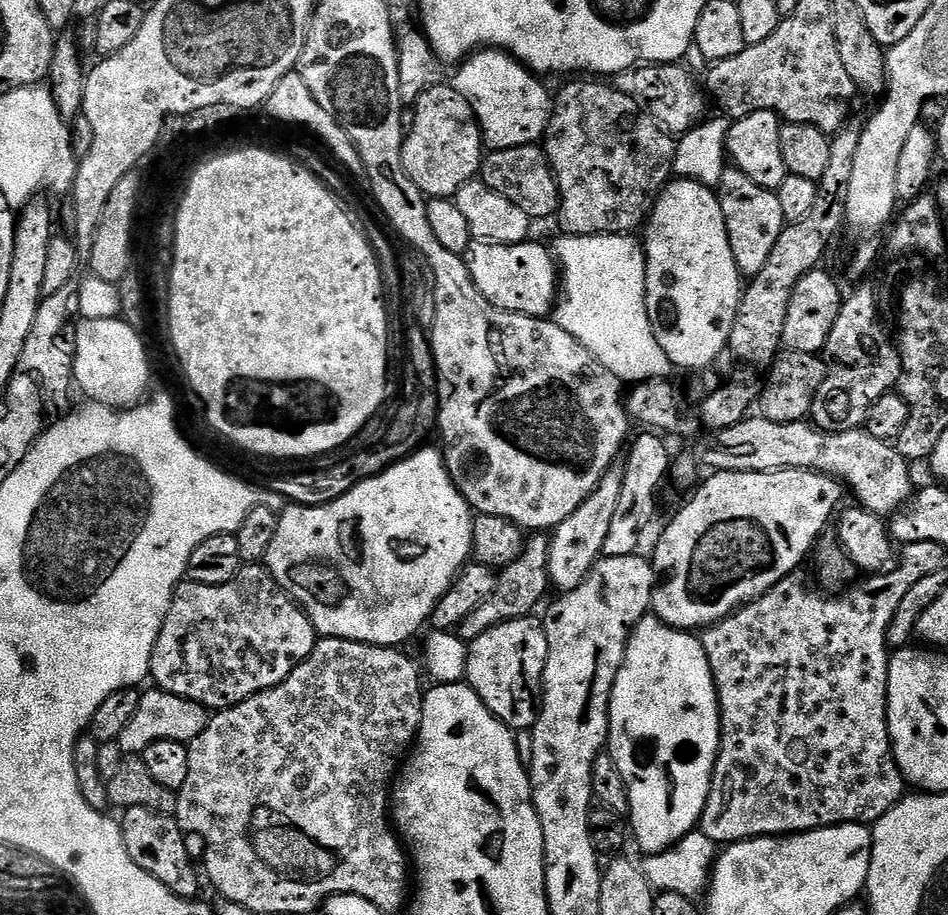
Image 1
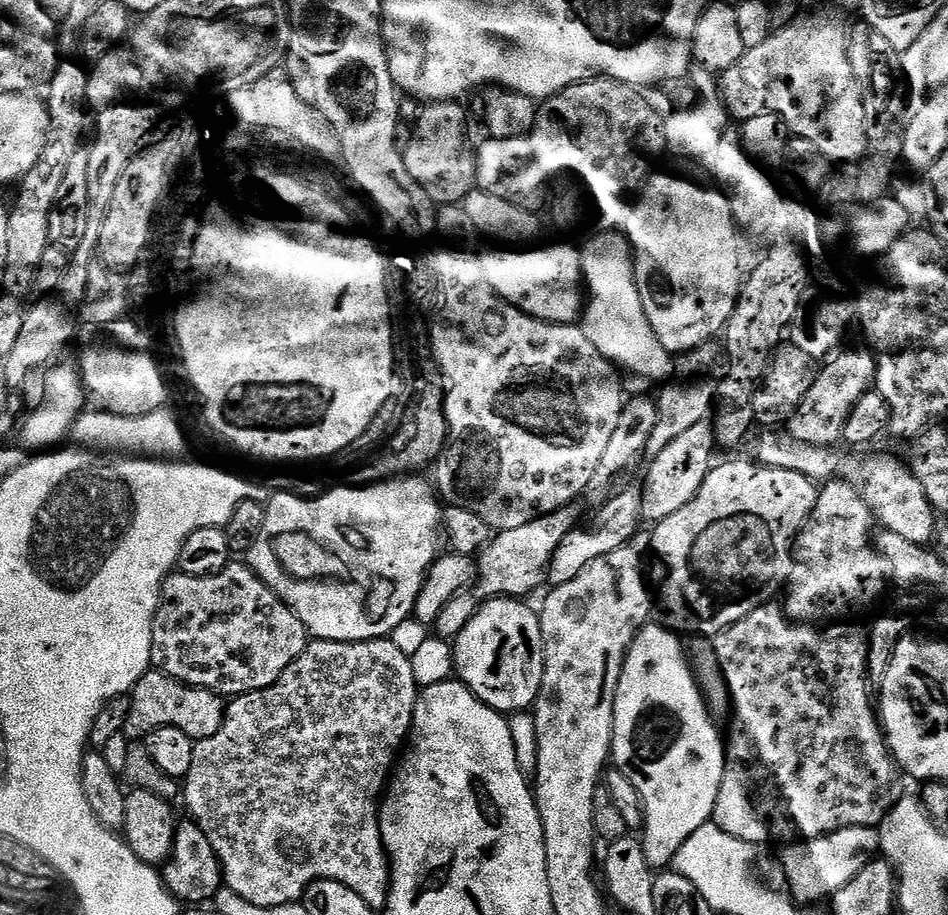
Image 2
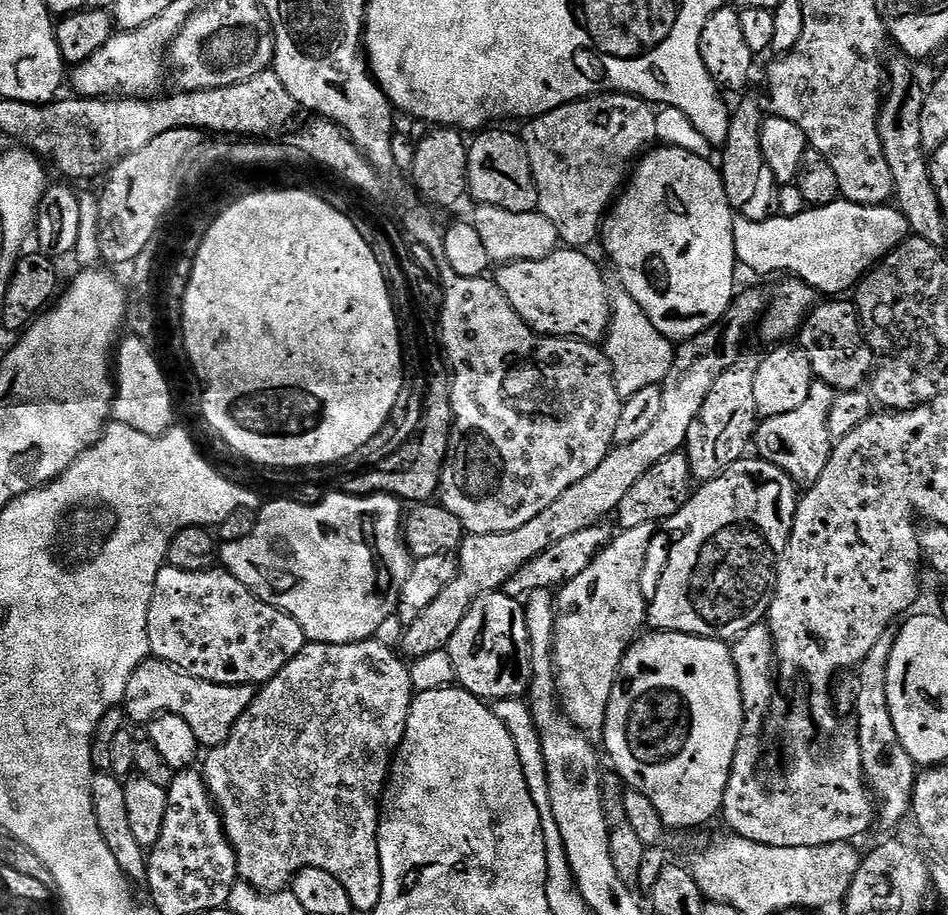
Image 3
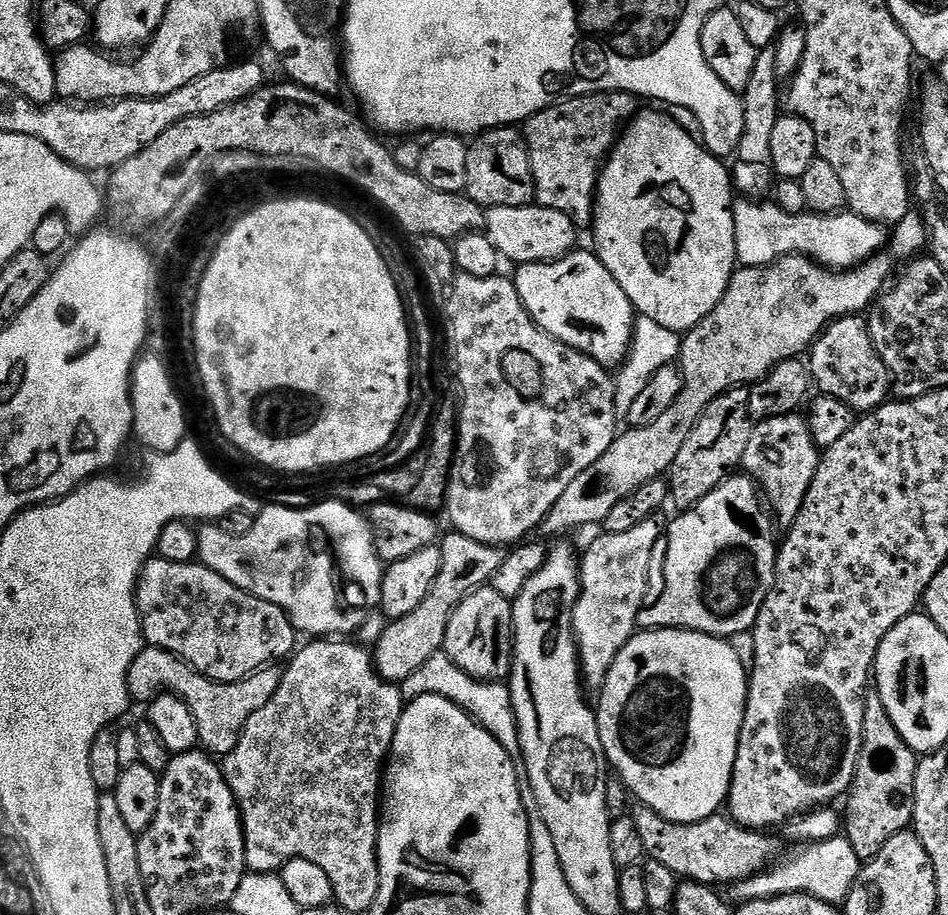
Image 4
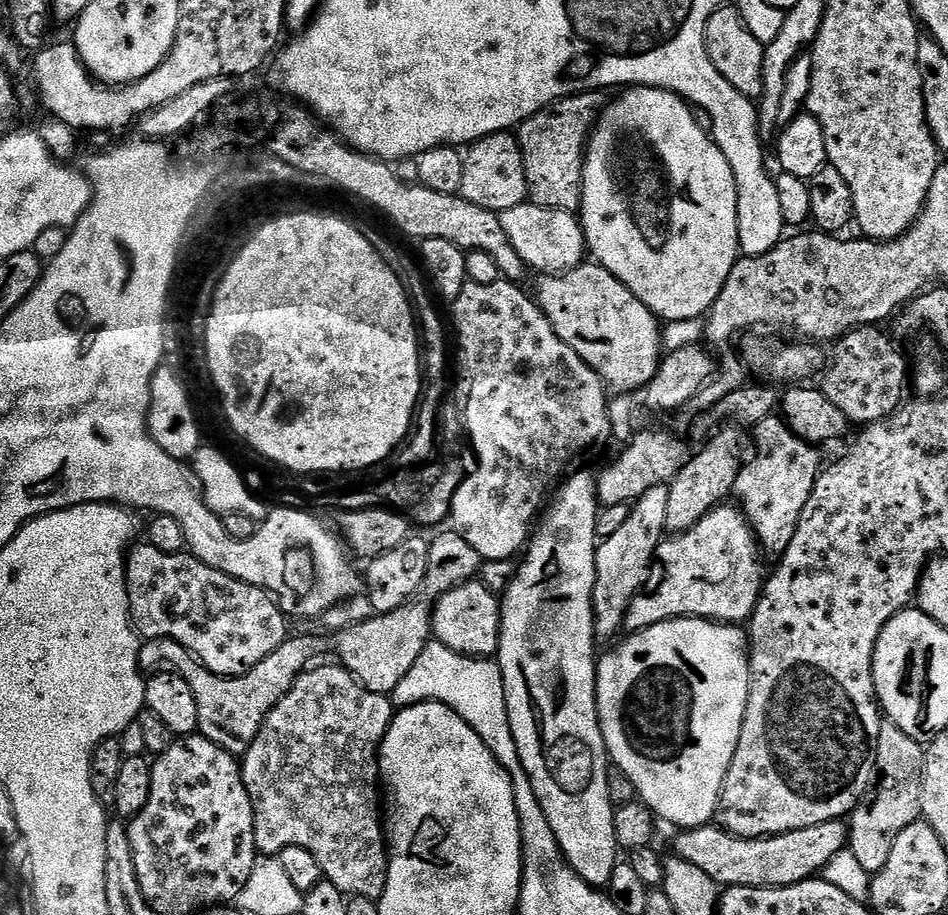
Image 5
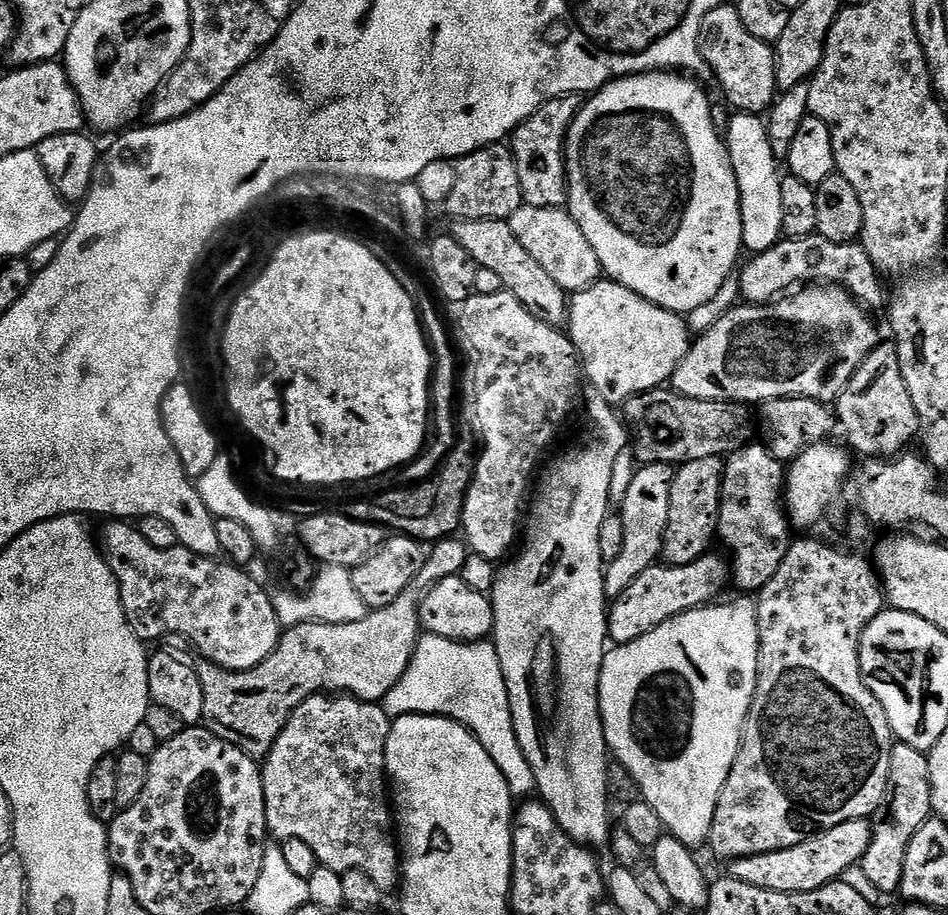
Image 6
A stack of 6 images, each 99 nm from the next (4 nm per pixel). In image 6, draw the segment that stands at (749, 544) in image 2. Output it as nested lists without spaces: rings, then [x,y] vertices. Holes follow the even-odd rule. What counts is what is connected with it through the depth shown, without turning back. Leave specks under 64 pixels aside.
[[[705,554],[684,566],[653,566],[638,574],[624,593],[611,601],[608,610],[609,641],[613,645],[629,644],[678,614],[713,603],[724,583],[729,583],[730,568],[723,555],[712,555]]]

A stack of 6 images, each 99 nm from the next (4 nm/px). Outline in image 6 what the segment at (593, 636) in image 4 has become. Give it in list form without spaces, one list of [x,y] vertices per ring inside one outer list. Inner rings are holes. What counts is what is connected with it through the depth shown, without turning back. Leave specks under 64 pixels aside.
[[[644,464],[632,476],[618,515],[622,522],[622,548],[604,569],[604,595],[608,598],[621,596],[646,569],[660,560],[662,538],[666,530],[666,518],[670,514],[670,486],[674,468],[671,464]]]

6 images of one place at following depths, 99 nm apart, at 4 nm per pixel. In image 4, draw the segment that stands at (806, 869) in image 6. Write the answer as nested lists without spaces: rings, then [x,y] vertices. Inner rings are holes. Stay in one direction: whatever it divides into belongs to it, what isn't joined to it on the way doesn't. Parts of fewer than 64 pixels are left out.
[[[643,806],[633,807],[630,815],[642,838],[644,854],[648,860],[662,862],[662,866],[674,870],[677,878],[700,884],[735,886],[741,880],[757,876],[773,862],[781,859],[780,851],[785,844],[783,839],[775,840],[772,837],[775,835],[767,831],[743,828],[724,814],[717,814],[693,824],[675,824],[662,818],[662,814],[658,814],[654,809]]]

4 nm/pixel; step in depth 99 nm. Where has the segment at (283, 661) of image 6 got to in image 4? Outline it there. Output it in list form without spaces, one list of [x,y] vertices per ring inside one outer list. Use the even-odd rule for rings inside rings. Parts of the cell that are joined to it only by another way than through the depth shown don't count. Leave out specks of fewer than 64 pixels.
[[[455,530],[449,533],[438,544],[442,566],[438,570],[438,578],[434,578],[434,586],[430,586],[430,594],[426,594],[426,598],[422,598],[422,603],[415,610],[410,610],[410,614],[385,623],[384,633],[376,640],[376,673],[394,685],[410,678],[410,674],[414,674],[418,666],[430,662],[430,658],[434,658],[434,654],[443,649],[444,627],[448,625],[448,619],[454,614],[456,607],[465,600],[469,592],[485,587],[504,561],[505,553],[499,547],[482,544]],[[144,646],[134,658],[134,662],[130,662],[128,695],[133,701],[144,700],[143,702],[151,702],[165,694],[184,700],[198,726],[200,744],[213,757],[223,758],[231,754],[234,746],[238,746],[240,732],[246,726],[250,714],[262,710],[262,706],[266,706],[266,702],[274,698],[274,690],[278,690],[281,675],[279,667],[269,666],[261,668],[259,672],[244,680],[220,684],[216,680],[201,676],[174,654],[161,648]]]

